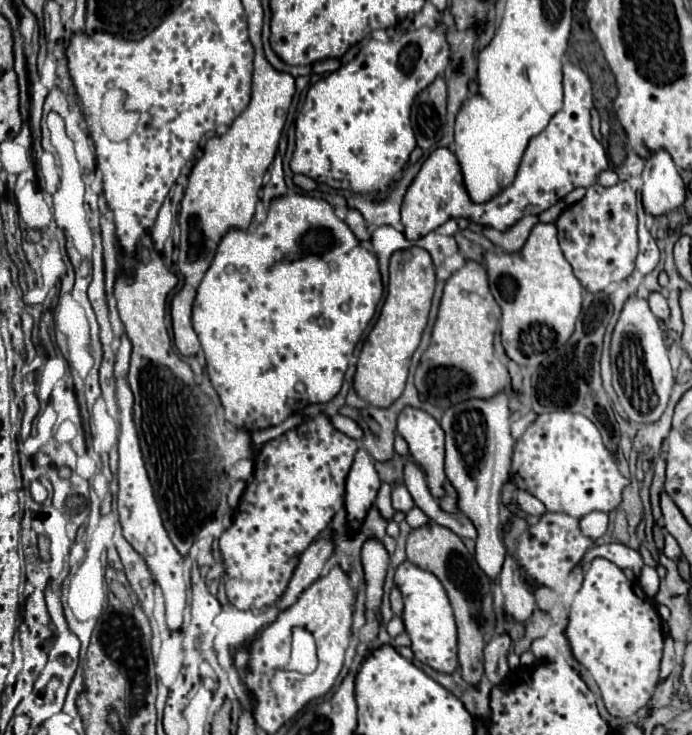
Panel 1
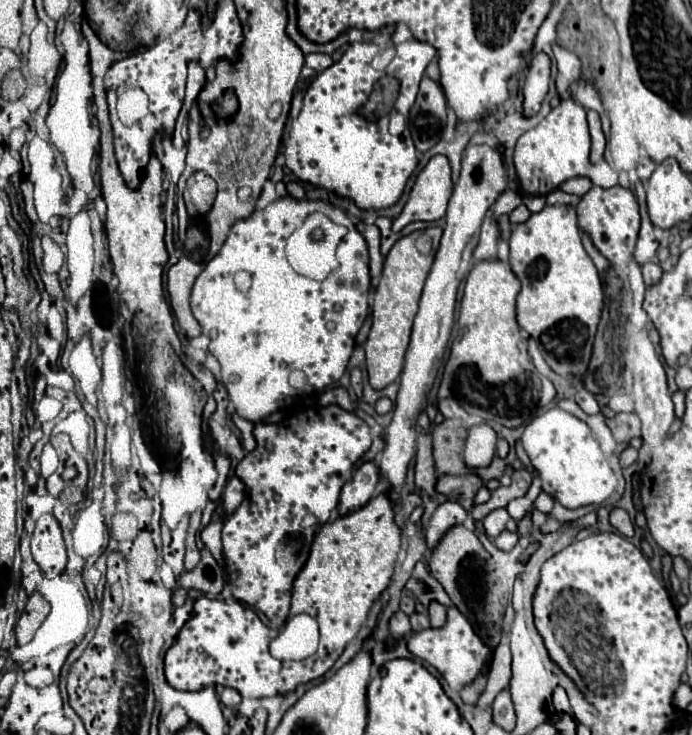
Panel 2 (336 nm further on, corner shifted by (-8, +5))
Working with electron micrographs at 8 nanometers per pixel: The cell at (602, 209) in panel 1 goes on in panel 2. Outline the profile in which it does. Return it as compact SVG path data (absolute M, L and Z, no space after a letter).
M614 185L610 189L592 187L578 203L578 225L584 233L590 235L594 247L614 265L626 267L632 261L632 251L638 241L640 231L640 211L638 201L630 189Z

